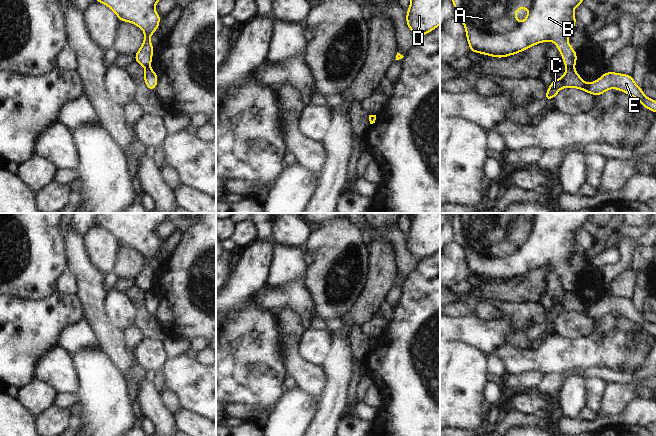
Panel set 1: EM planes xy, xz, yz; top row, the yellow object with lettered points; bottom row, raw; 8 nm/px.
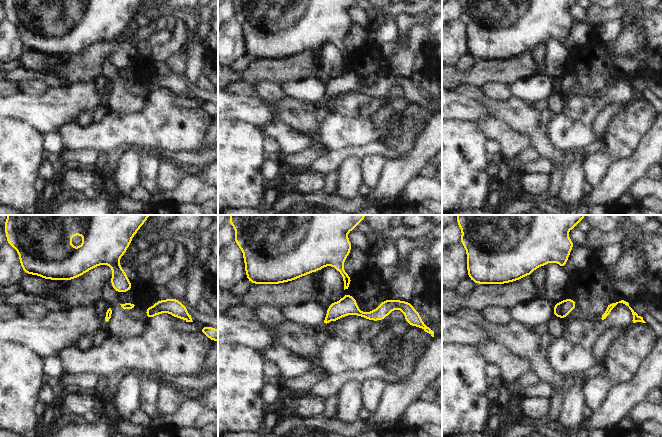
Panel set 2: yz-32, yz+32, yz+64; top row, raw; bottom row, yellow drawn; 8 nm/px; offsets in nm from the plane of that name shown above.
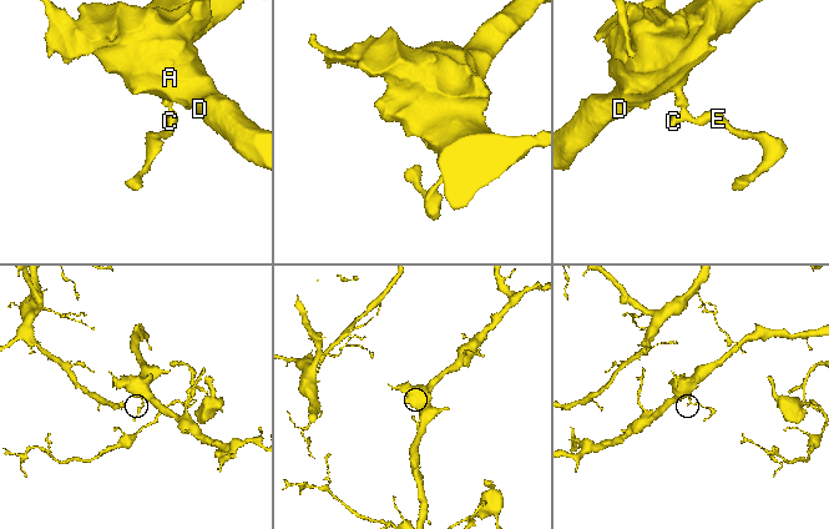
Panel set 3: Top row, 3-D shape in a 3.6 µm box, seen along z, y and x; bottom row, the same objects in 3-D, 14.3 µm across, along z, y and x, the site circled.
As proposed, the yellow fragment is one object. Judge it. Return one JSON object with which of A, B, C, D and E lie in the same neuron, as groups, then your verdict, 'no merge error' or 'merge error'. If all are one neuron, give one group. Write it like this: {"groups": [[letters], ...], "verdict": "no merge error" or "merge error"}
{"groups": [["A", "B", "D"], ["C", "E"]], "verdict": "merge error"}

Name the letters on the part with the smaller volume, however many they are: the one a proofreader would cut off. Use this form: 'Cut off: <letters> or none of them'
Cut off: C, E

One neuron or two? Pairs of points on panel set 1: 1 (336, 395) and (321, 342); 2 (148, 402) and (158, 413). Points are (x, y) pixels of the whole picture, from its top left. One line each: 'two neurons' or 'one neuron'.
1: two neurons
2: one neuron

